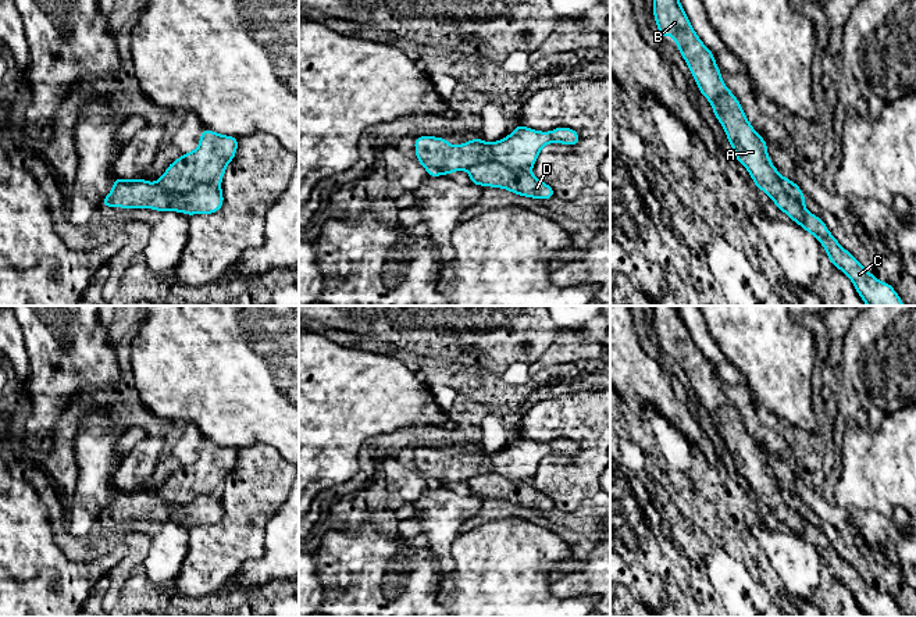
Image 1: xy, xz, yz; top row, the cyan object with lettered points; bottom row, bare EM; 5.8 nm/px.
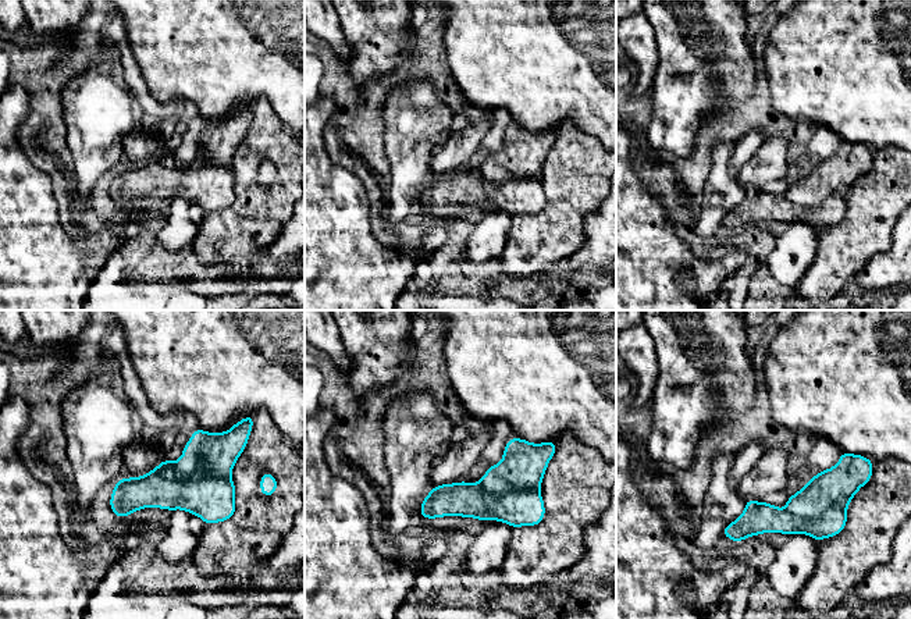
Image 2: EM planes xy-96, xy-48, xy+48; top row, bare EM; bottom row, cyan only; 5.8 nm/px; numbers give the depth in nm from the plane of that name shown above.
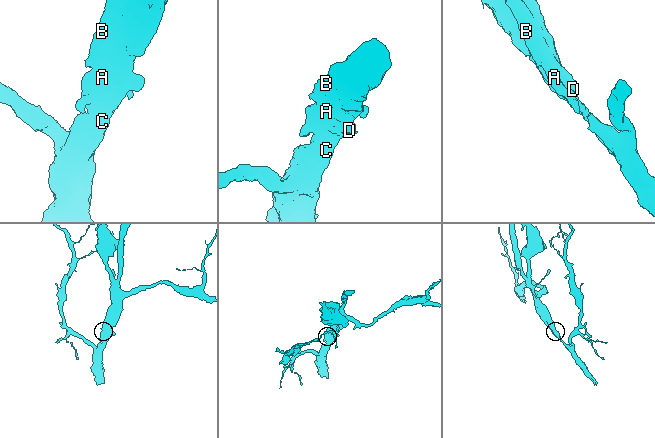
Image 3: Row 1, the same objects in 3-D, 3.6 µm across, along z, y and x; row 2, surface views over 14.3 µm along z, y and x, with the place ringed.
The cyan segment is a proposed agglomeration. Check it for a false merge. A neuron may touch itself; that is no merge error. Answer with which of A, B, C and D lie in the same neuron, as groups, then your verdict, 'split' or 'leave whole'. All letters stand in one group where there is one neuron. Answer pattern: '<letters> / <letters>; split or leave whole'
A B C / D; split

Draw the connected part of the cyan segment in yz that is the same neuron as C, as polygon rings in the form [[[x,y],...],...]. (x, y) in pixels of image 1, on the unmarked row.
[[[653,306],[653,328],[660,349],[664,352],[670,343],[678,356],[678,364],[684,368],[699,404],[709,411],[737,472],[748,481],[755,497],[767,504],[783,524],[823,556],[831,575],[852,592],[867,617],[905,617],[888,593],[878,592],[838,554],[823,531],[784,502],[780,485],[767,466],[767,454],[749,435],[738,410],[724,396],[713,364],[694,342],[678,306]]]

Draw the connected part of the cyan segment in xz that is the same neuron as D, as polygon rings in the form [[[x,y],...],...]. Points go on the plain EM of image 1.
[[[488,472],[471,477],[467,482],[470,492],[477,497],[507,500],[518,507],[538,511],[556,507],[548,495],[532,486],[531,479],[512,481],[498,472]]]

